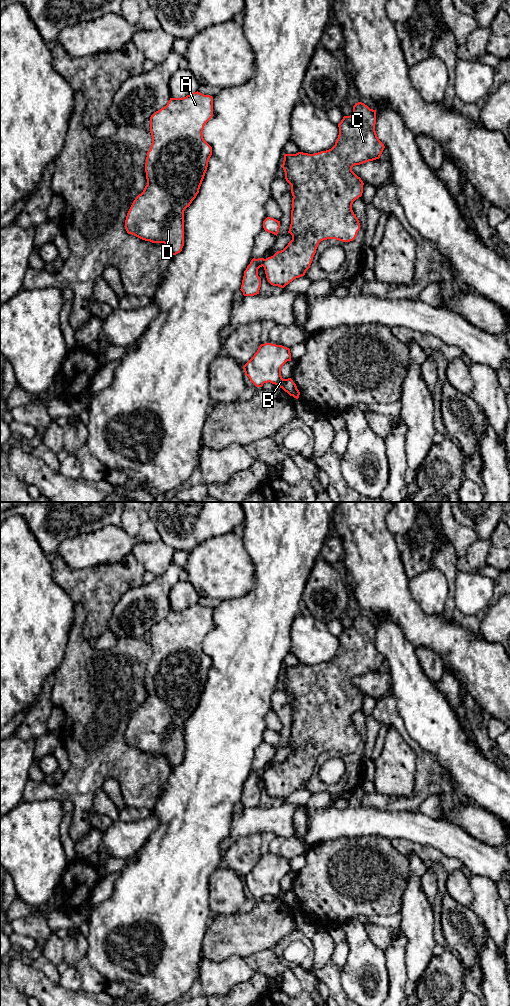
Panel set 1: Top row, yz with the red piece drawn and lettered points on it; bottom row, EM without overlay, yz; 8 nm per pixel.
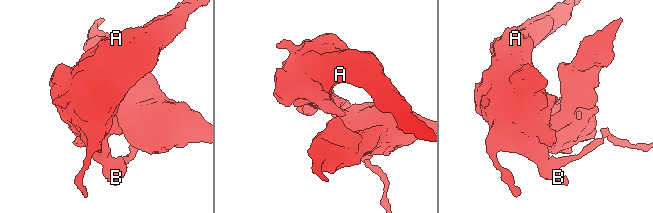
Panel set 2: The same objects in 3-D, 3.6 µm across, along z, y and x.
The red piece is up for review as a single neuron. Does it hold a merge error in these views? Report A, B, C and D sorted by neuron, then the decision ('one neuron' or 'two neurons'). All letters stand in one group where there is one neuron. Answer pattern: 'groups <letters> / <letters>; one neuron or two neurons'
groups A B D / C; two neurons

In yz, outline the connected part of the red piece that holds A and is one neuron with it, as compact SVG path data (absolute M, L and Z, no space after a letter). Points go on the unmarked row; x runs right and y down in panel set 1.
M193 604L183 610L170 610L167 617L150 629L152 656L147 664L147 697L133 713L125 732L125 741L142 752L164 755L170 768L184 758L184 723L199 705L212 667L212 659L203 650L205 636L213 629L213 609Z

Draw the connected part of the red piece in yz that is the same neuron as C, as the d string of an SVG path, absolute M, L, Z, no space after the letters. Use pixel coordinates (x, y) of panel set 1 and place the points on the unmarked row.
M358 614L353 618L353 625L350 628L344 628L338 636L339 647L331 661L314 666L303 664L284 666L282 680L285 684L286 693L291 697L293 708L291 736L288 743L292 747L292 752L283 762L276 764L263 773L266 790L271 797L284 800L294 791L304 788L310 780L316 761L321 753L336 751L342 754L350 754L356 750L360 742L360 735L352 722L352 716L362 708L364 695L352 683L352 679L380 670L385 658L377 649L375 636L376 622L370 621L362 614Z

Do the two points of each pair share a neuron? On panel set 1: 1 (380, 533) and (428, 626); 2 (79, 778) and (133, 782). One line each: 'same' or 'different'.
1: same
2: same

